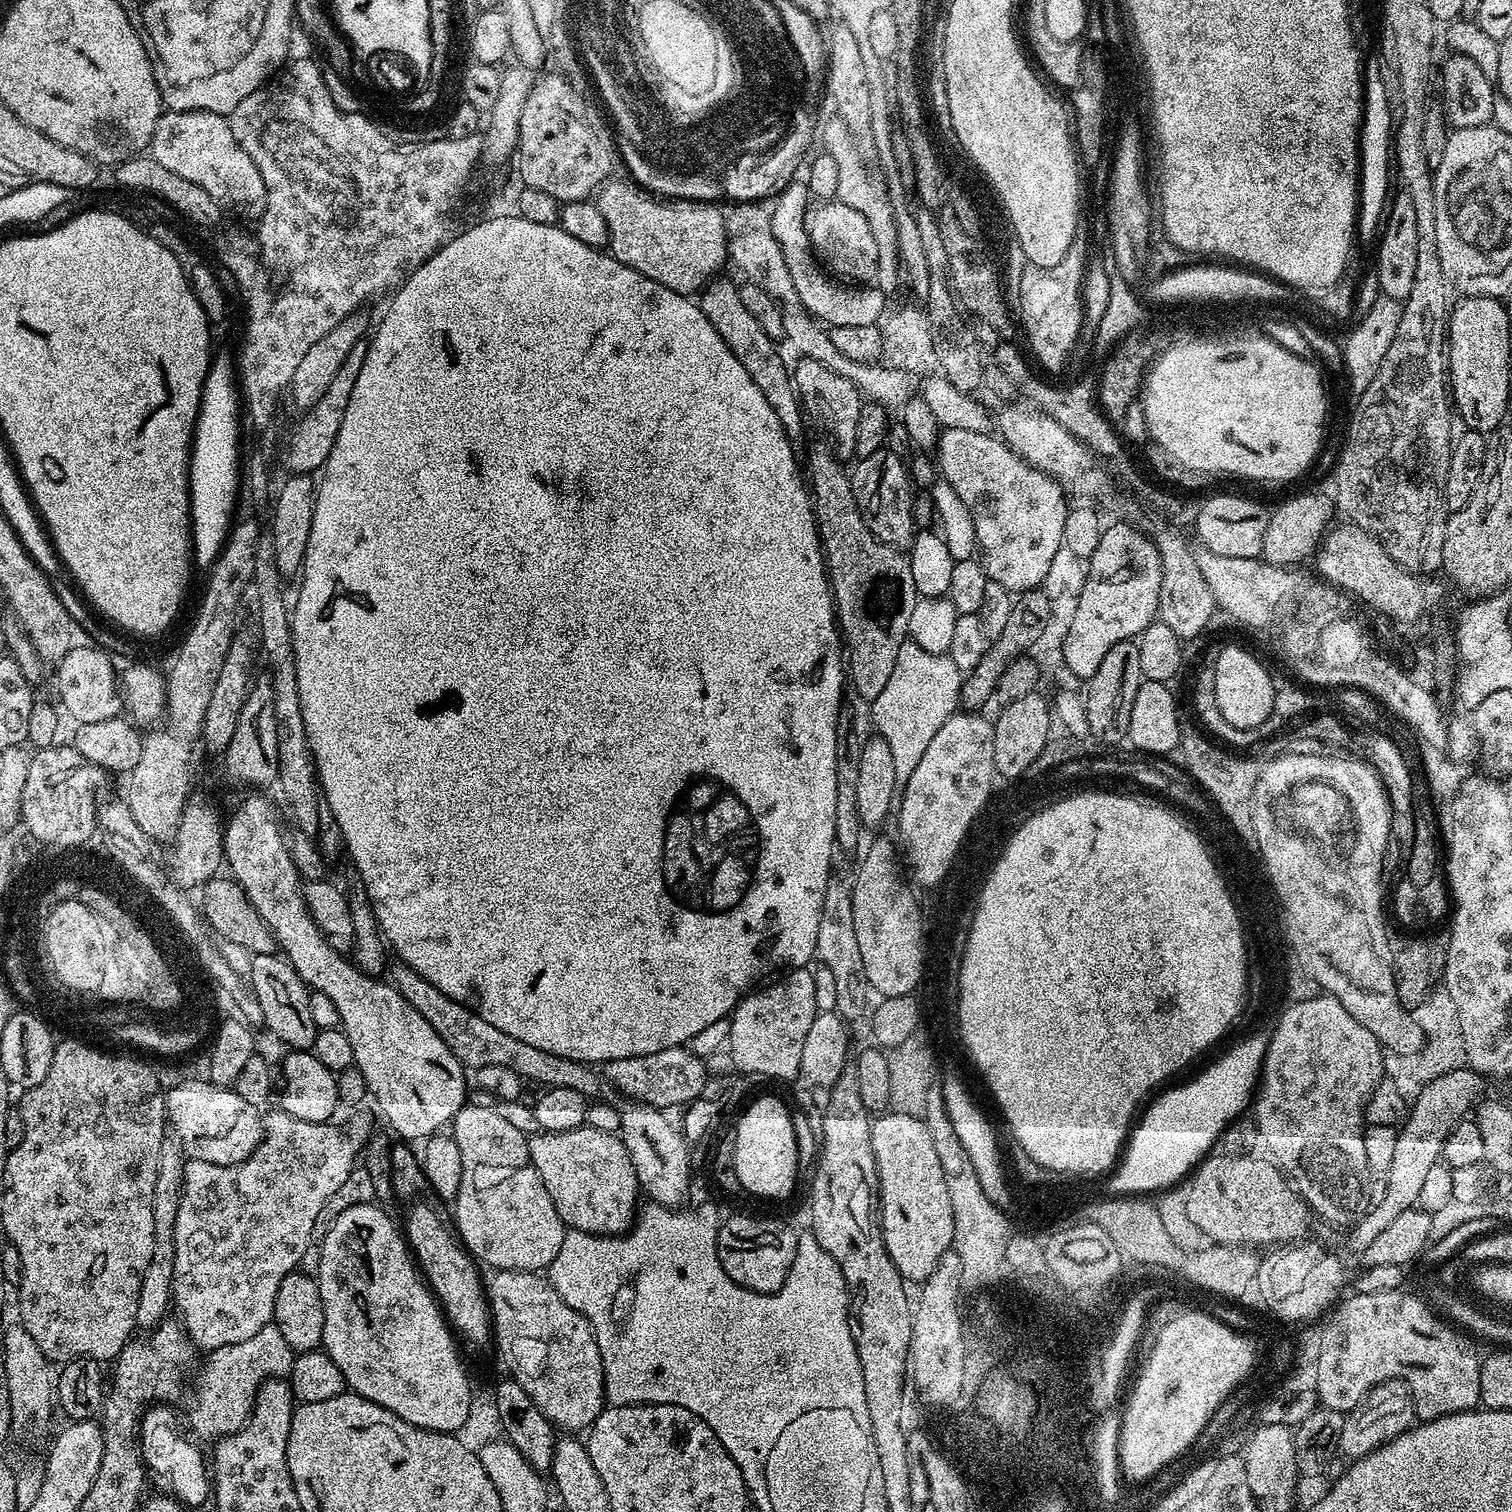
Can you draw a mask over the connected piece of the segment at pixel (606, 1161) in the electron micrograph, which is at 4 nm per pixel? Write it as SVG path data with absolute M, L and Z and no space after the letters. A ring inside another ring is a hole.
M590 1127L575 1128L565 1132L545 1132L543 1130L536 1133L528 1140L528 1153L532 1159L532 1165L538 1170L538 1178L542 1178L542 1186L546 1186L546 1194L550 1194L550 1202L554 1202L554 1210L562 1218L562 1222L569 1228L578 1232L588 1232L591 1236L623 1236L633 1227L638 1216L638 1203L636 1199L641 1199L642 1189L638 1178L634 1174L634 1162L630 1162L630 1154L626 1150L624 1141L615 1132L603 1132Z

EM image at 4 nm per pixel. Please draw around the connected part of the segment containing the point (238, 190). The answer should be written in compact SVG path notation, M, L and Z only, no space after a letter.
M204 109L168 110L154 126L149 153L168 170L201 186L222 206L260 206L265 183L253 159L240 148L225 115Z

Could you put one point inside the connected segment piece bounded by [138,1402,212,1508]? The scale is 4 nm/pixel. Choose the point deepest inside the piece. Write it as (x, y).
(164, 1446)

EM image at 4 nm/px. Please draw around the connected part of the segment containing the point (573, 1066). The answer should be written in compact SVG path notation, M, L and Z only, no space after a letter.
M397 963L397 968L393 970L390 983L392 987L434 1026L438 1038L450 1046L454 1058L458 1058L465 1069L475 1070L484 1066L506 1066L507 1069L514 1070L518 1076L525 1081L534 1080L547 1086L548 1088L569 1088L578 1090L585 1098L600 1098L606 1089L605 1081L601 1075L591 1072L591 1067L585 1066L579 1060L571 1060L565 1056L555 1056L546 1050L538 1050L538 1046L530 1046L527 1042L518 1042L518 1038L510 1038L510 1034L502 1034L486 1018L482 1018L477 1012L460 1004L454 998L442 994L442 990L433 988L430 982L426 982L420 974L407 964Z

